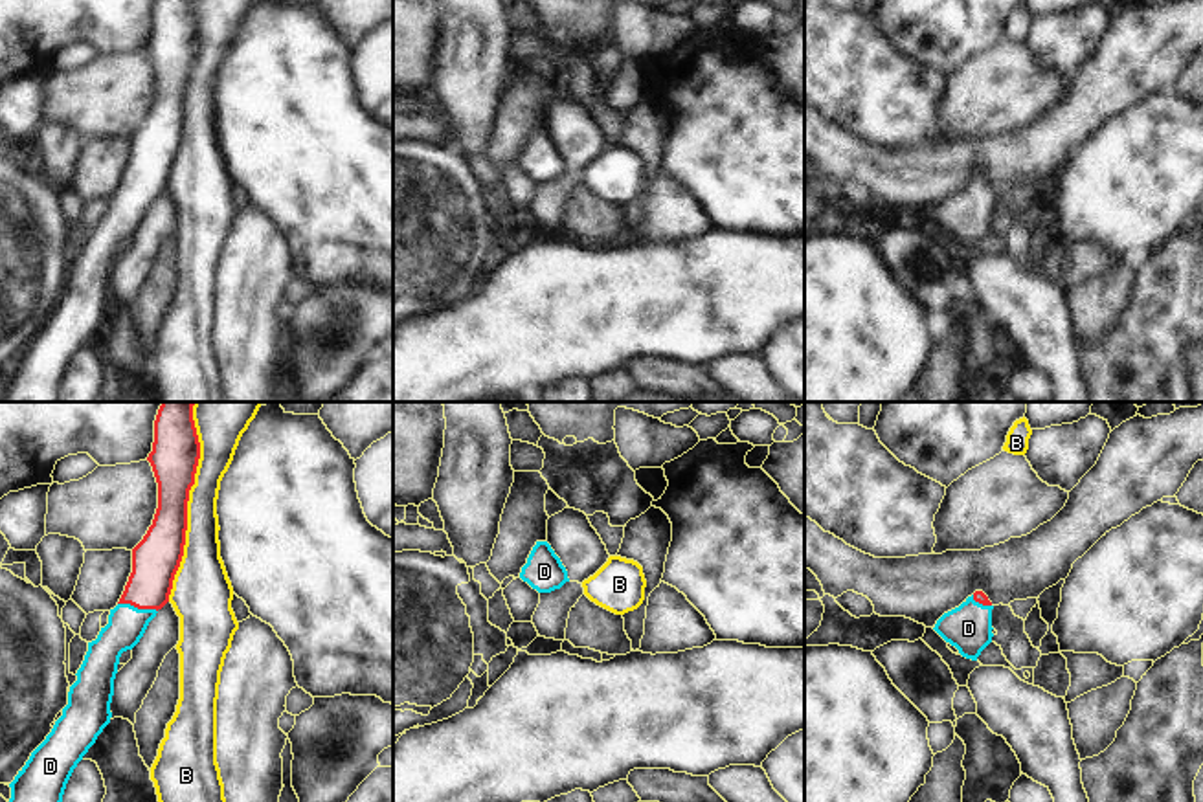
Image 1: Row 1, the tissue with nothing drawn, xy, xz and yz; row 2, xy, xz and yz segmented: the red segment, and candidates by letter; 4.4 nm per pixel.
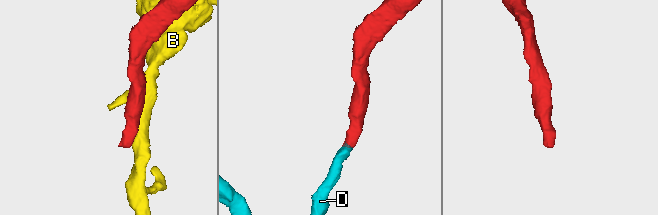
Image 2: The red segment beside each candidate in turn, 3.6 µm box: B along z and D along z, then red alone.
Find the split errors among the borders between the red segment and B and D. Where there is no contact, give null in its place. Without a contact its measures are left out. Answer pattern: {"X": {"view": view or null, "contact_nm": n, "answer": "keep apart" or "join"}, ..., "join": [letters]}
{"B": {"view": "xy", "contact_nm": 900, "answer": "keep apart"}, "D": {"view": "xy", "contact_nm": 180, "answer": "join"}, "join": ["D"]}

